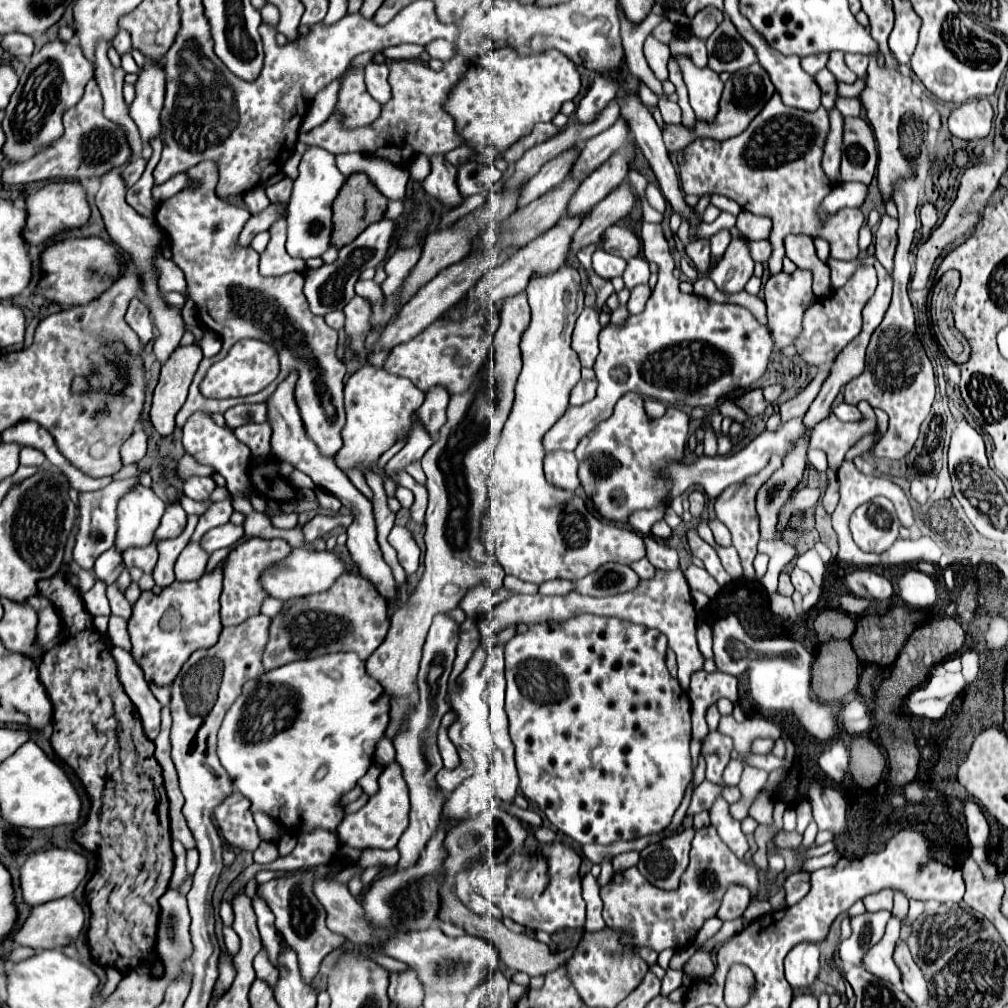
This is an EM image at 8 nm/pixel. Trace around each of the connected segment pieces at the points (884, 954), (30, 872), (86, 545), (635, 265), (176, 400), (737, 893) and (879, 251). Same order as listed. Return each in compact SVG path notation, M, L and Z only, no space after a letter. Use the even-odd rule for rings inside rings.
M891 917L883 941L875 945L875 949L867 951L867 957L863 959L863 965L867 971L875 973L877 977L889 977L895 985L901 983L899 969L893 963L893 949L895 949L895 941L899 939L899 933L901 933L901 919Z
M47 849L31 855L21 867L21 893L29 905L41 905L73 895L87 875L87 857L73 849Z
M123 479L113 481L101 491L81 491L79 493L79 519L77 519L77 533L75 533L75 547L73 547L73 561L83 569L93 569L97 557L107 551L115 541L117 531L117 501L123 493L127 493L139 479Z
M631 257L627 261L625 273L623 273L623 281L629 289L633 289L639 283L647 283L649 281L649 263L643 257Z
M197 345L177 347L161 367L161 377L153 393L151 421L157 433L163 433L163 437L175 431L175 415L187 399L187 389L201 359L203 355Z
M735 885L735 887L727 889L727 893L723 897L723 905L721 905L717 917L721 921L733 921L733 919L741 917L747 907L749 907L749 893L747 893L747 889Z
M883 215L875 233L875 257L889 273L893 273L895 249L897 249L897 219Z

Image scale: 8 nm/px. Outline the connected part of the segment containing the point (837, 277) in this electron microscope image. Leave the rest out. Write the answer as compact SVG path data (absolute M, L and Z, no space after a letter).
M873 257L855 259L855 261L835 261L835 259L829 259L827 263L831 267L831 287L837 289L837 287L843 287L849 281L849 277L857 271L857 267L861 263L863 265L873 265Z

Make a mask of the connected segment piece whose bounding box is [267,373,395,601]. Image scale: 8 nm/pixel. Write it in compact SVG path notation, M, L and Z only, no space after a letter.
M291 373L279 387L277 391L269 397L267 405L269 405L269 417L267 421L273 427L273 437L271 437L271 453L273 457L279 457L281 461L291 463L295 469L303 471L305 475L309 475L313 479L313 483L331 493L333 497L337 497L353 515L353 523L347 529L347 549L351 553L351 559L357 563L359 571L363 577L367 577L377 589L379 593L389 601L395 599L395 579L391 575L389 565L385 563L381 549L377 545L377 531L375 531L375 519L373 519L373 505L371 501L351 483L351 479L335 465L335 461L327 455L323 455L319 451L319 447L307 437L307 431L303 429L303 419L299 417L299 409L295 405L293 399L293 385L295 385L295 373Z

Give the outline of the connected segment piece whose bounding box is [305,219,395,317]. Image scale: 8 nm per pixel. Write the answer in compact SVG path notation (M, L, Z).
M383 219L379 223L369 225L357 239L353 239L349 245L343 245L339 249L339 257L333 263L325 263L319 269L307 269L305 271L305 297L309 301L311 313L315 315L327 315L335 309L343 309L353 297L355 297L355 283L359 281L361 271L369 269L369 267L377 267L385 255L387 249L391 245L391 241L395 239L395 223L389 219Z

